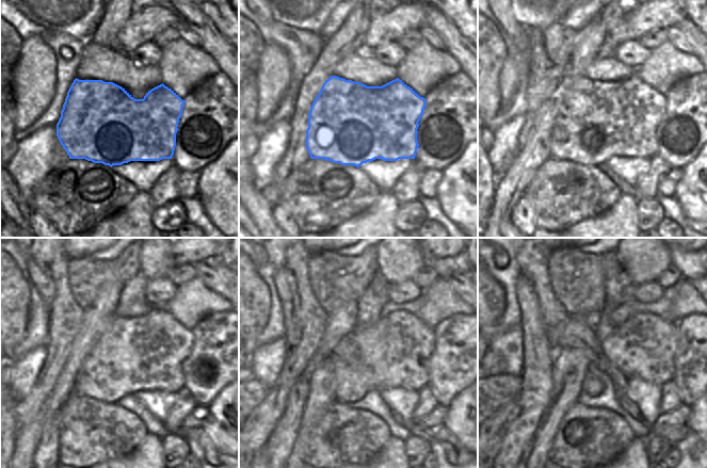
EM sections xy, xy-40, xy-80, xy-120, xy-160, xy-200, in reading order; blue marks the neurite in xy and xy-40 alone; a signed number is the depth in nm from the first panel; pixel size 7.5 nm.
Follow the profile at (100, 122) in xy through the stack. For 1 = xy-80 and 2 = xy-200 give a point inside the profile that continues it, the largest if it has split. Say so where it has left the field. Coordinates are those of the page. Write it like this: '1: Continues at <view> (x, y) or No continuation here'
1: Continues at xy-80 (596, 120)
2: Continues at xy-200 (644, 347).

